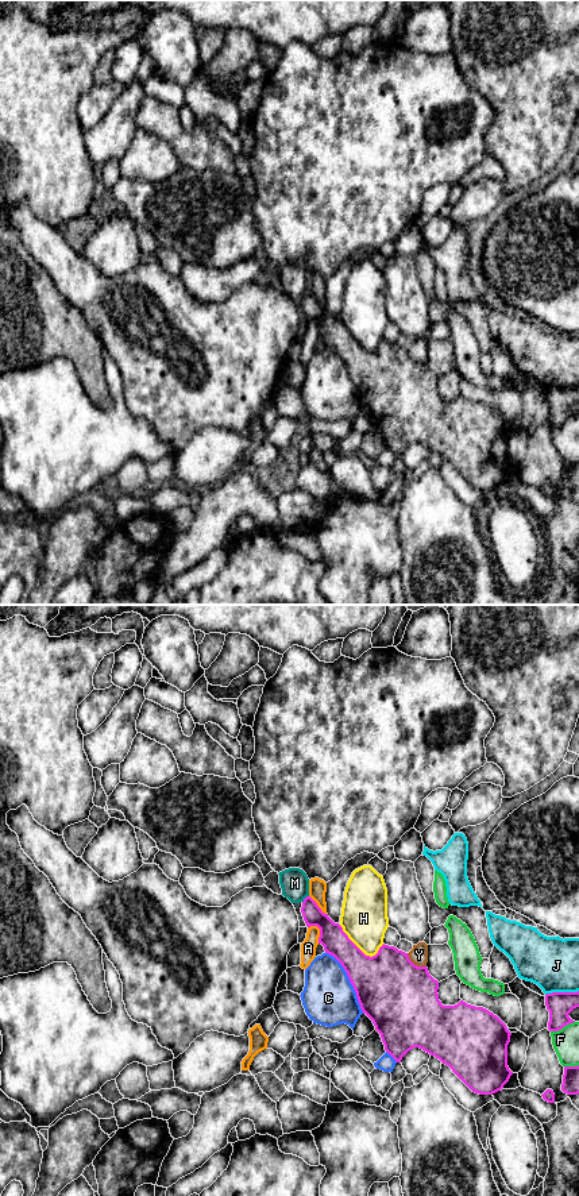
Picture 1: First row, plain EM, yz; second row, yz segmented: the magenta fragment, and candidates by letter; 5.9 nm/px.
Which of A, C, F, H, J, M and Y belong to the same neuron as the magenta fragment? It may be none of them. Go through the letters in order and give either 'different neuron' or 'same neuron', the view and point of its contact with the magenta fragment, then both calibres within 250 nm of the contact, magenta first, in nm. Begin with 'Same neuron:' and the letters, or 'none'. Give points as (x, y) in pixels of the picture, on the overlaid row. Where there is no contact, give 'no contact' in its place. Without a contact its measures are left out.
Same neuron: none
A: different neuron; contact yz (320, 930); calibres 160 and 100 nm
C: different neuron; contact yz (350, 980); calibres 400 and 320 nm
F: different neuron; contact yz (562, 1027); calibres 150 and 160 nm
H: different neuron; contact yz (359, 949); calibres 360 and 280 nm
J: different neuron; contact yz (562, 992); calibres 150 and 320 nm
M: different neuron; contact yz (304, 899); calibres 130 and 170 nm
Y: different neuron; contact yz (413, 964); calibres 440 and 110 nm

